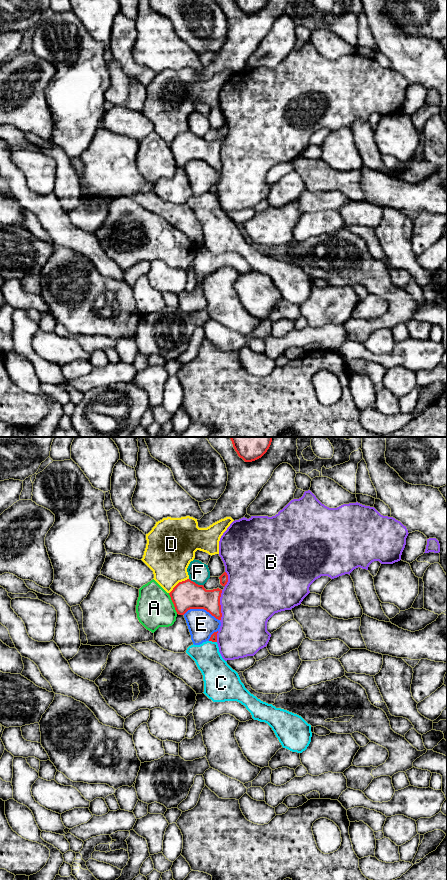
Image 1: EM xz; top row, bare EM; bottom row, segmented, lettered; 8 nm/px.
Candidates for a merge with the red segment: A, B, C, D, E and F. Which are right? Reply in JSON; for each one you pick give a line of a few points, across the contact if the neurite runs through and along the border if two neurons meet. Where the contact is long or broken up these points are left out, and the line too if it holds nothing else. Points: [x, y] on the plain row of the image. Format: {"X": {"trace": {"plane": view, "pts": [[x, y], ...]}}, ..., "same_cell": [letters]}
{"same_cell": []}

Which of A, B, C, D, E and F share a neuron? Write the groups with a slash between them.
A / B / C / D / E / F

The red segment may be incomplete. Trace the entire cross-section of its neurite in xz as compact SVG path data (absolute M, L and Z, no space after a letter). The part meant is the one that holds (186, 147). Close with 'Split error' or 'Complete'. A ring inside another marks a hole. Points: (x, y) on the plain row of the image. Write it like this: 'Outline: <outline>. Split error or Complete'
Outline: M187 131L179 134L169 145L177 166L184 167L190 161L204 161L221 172L220 149L222 142L206 142L203 137Z. Complete

